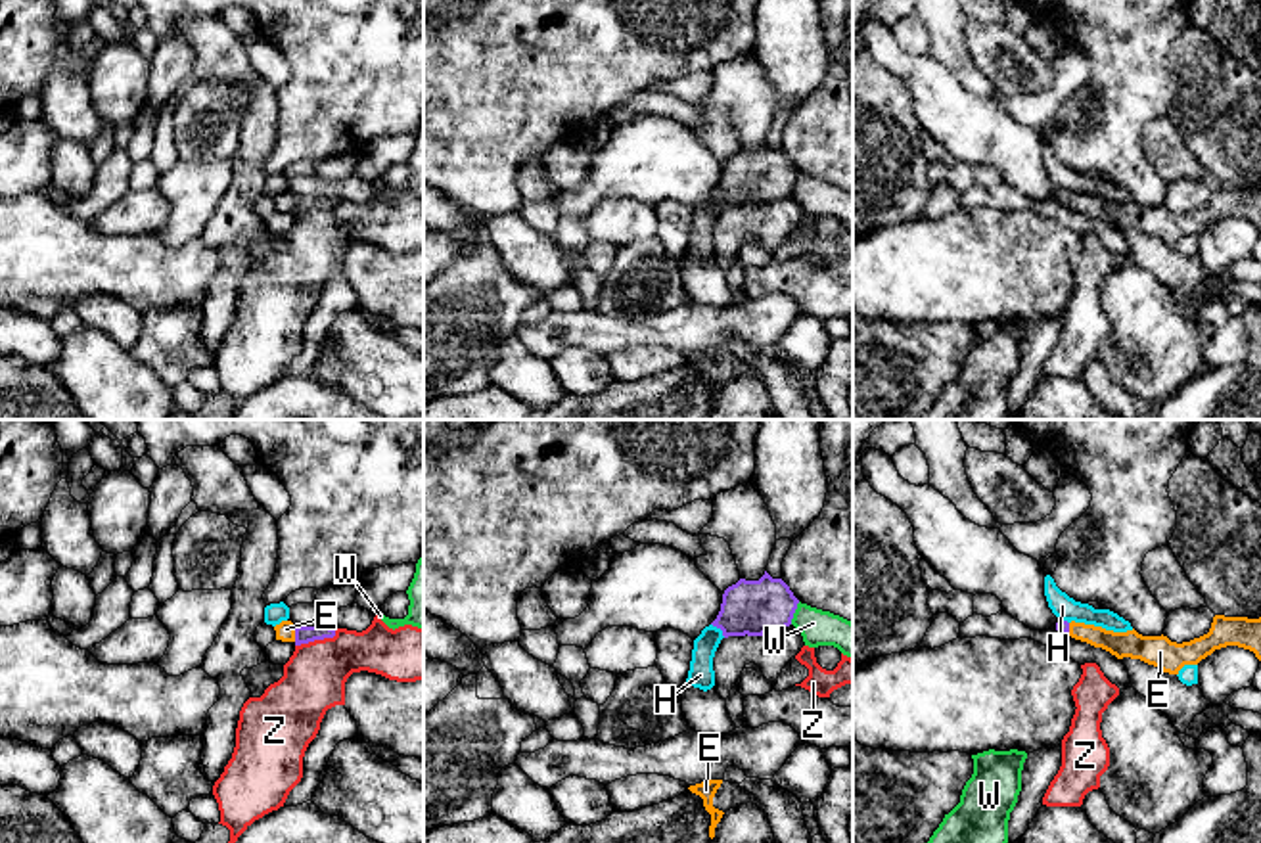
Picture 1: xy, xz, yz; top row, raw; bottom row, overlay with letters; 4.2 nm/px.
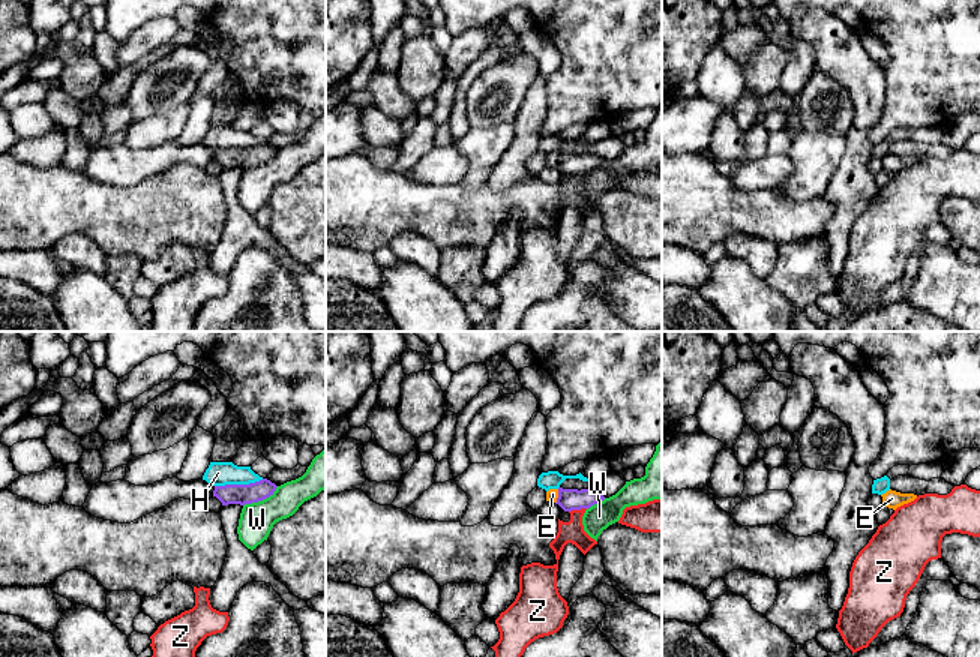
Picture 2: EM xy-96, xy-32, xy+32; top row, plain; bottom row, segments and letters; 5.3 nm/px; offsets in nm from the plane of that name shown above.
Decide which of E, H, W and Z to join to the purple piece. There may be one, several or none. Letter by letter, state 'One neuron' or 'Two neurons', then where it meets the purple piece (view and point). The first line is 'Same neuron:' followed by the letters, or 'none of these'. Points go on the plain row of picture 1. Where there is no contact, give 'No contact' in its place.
Same neuron: E
E: One neuron. Touches purple at xy (296, 204)
H: Two neurons. Touches purple at xz (719, 198)
W: Two neurons. Touches purple at xz (794, 182)
Z: Two neurons. Touches purple at xy (317, 209)

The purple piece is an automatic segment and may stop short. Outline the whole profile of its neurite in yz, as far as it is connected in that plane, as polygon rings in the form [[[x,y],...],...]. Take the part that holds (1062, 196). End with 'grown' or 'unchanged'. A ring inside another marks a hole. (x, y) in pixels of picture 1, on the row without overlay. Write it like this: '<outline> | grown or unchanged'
[[[1215,186],[1207,205],[1190,213],[1171,213],[1167,207],[1142,207],[1135,199],[1113,203],[1085,194],[1058,190],[1056,201],[1071,209],[1102,218],[1117,230],[1131,228],[1154,236],[1169,245],[1179,245],[1184,236],[1198,236],[1215,220],[1238,216],[1255,224],[1261,232],[1261,188]]] | grown

